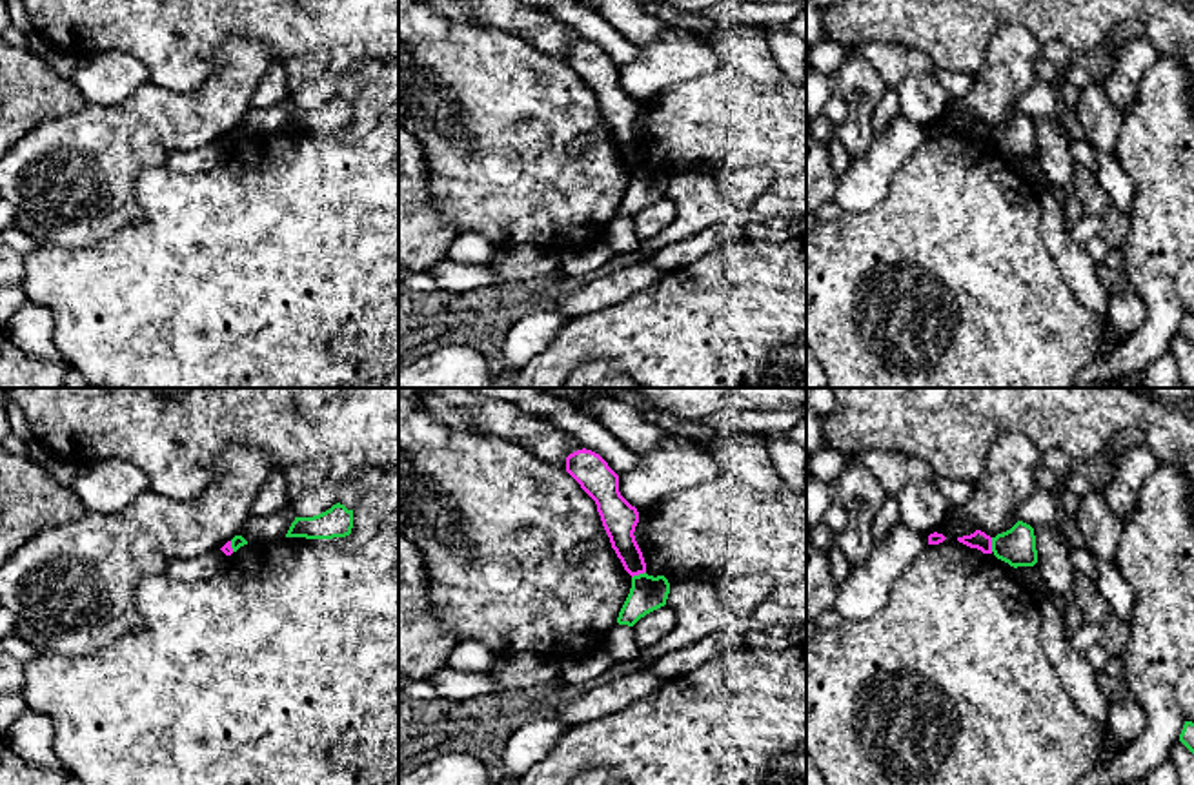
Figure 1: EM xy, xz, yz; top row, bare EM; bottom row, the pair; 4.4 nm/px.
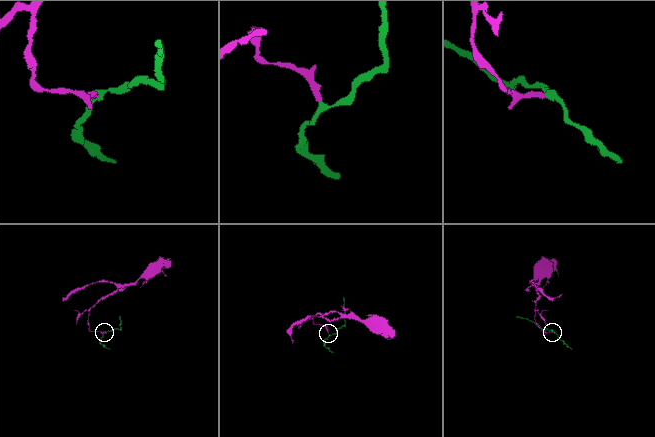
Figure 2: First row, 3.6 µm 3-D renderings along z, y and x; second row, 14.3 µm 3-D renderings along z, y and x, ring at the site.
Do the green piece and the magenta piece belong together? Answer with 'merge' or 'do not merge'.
do not merge

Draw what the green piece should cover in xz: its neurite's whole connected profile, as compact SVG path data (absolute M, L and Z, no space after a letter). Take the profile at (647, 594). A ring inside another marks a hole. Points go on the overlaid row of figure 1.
M639 574L632 577L630 594L619 612L617 623L633 627L646 614L666 605L670 583L664 576Z

